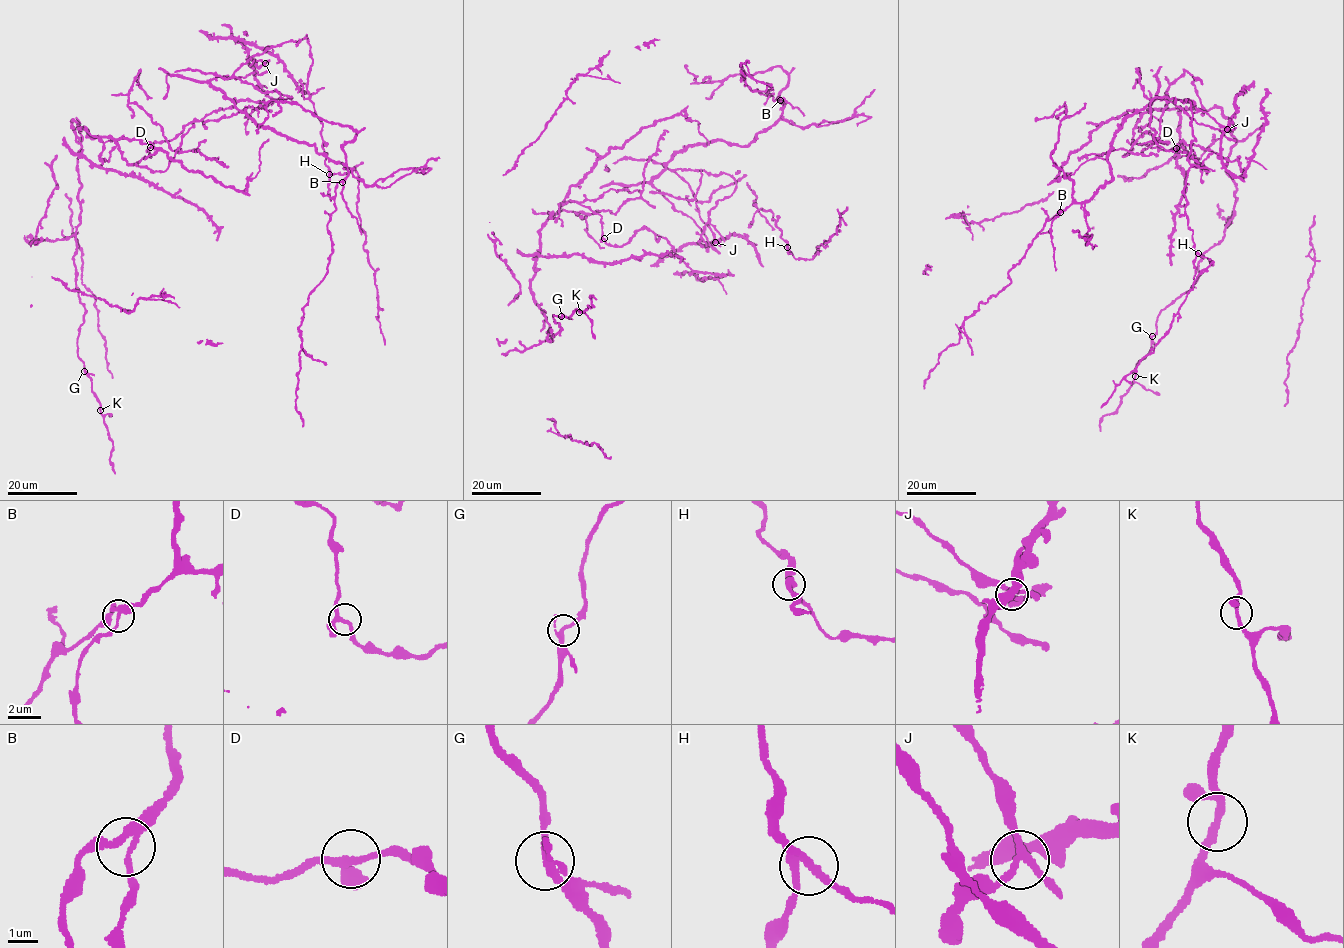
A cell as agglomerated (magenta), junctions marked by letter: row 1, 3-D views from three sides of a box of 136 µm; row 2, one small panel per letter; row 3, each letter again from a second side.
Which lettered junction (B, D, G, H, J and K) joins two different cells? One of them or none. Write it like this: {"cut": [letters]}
{"cut": ["H"]}

